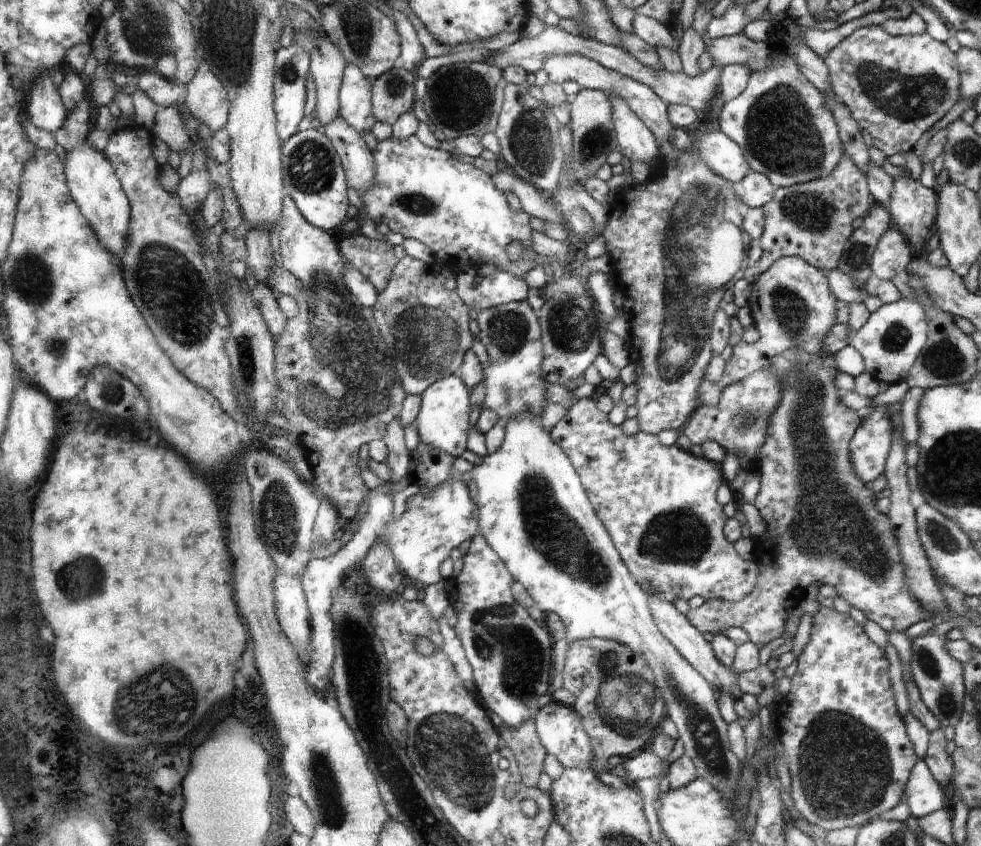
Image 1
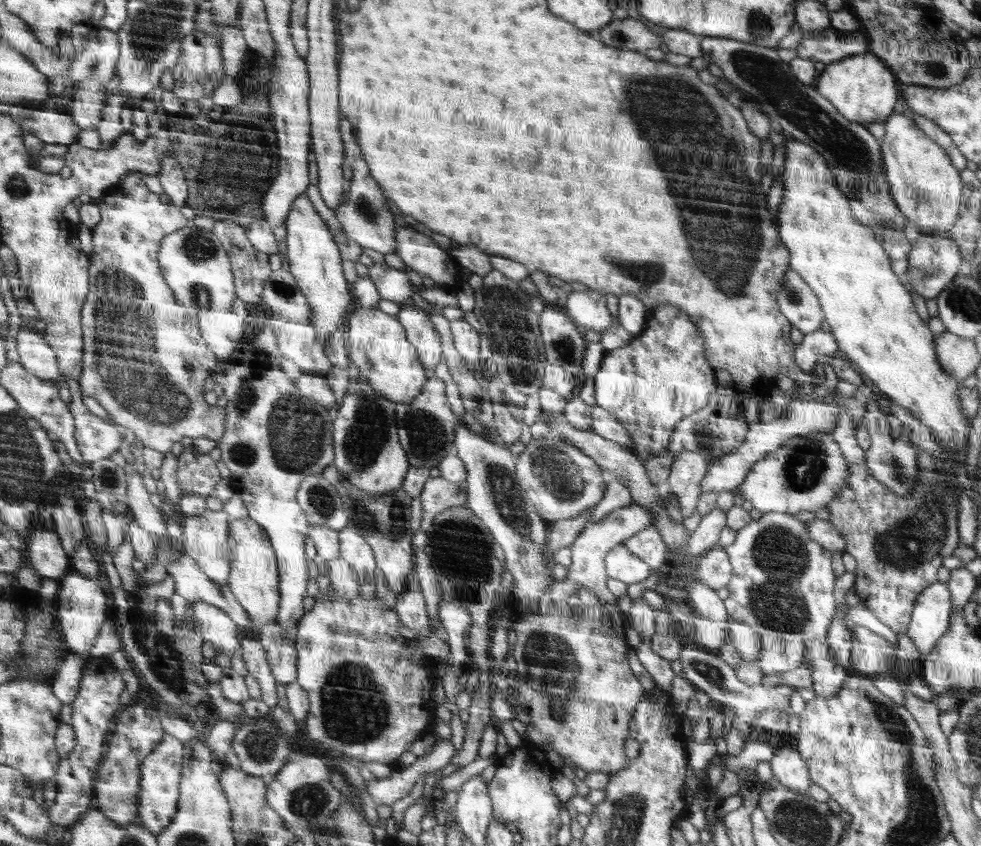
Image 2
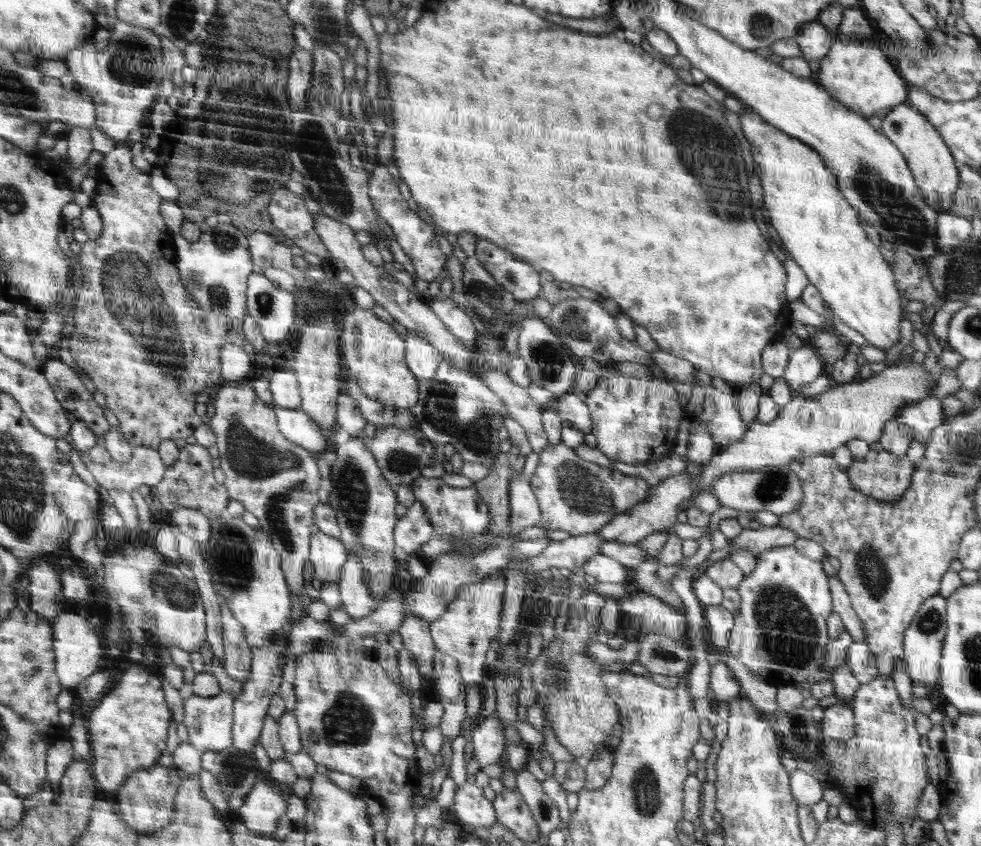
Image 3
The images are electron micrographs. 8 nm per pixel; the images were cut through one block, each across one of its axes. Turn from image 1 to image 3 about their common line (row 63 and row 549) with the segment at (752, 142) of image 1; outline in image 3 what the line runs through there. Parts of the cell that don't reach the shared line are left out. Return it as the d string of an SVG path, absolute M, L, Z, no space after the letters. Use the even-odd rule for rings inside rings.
M793 545L771 548L756 556L756 561L754 572L745 575L744 581L736 586L742 602L738 614L734 614L727 651L732 658L736 658L768 684L775 687L790 684L806 685L824 668L831 642L828 634L828 618L832 612L833 597L829 578L821 562L802 556Z

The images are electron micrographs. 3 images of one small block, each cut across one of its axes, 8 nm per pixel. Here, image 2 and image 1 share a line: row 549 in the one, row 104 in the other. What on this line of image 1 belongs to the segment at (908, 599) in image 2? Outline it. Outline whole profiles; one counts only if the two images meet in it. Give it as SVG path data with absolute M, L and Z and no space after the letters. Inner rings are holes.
M880 25L859 27L848 37L845 37L831 52L828 52L823 62L829 73L831 92L850 110L852 117L856 120L861 131L866 130L870 134L872 141L874 141L873 146L884 152L887 157L897 155L900 151L912 151L923 134L926 131L930 131L936 122L944 118L951 108L961 100L961 94L959 93L961 77L958 69L957 54L952 52L944 43L943 36L933 37L926 32L922 35L900 35L894 37L882 30Z

